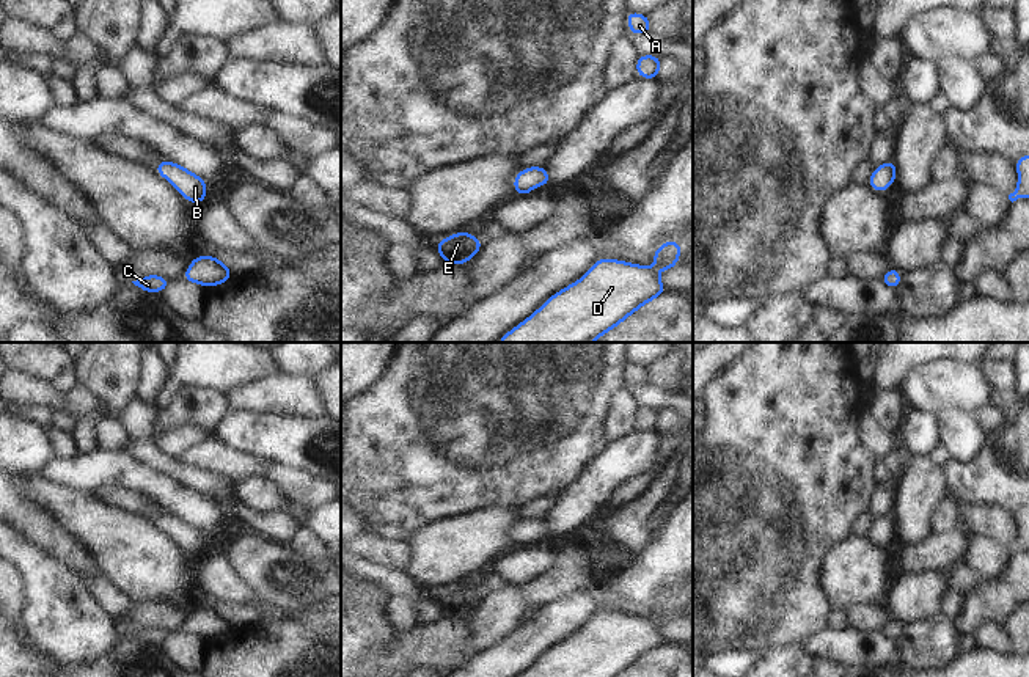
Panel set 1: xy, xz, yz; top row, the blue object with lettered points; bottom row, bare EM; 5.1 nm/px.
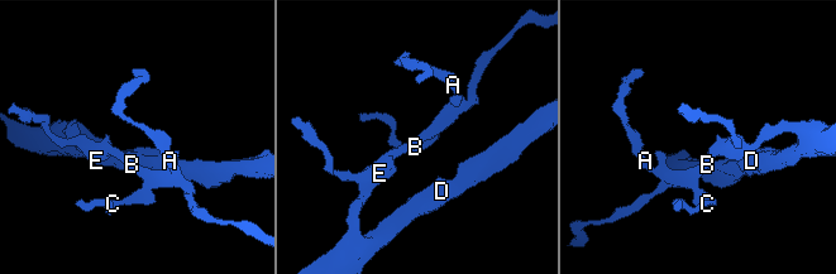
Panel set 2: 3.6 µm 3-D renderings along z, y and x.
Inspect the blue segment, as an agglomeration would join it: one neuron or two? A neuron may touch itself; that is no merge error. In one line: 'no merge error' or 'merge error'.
no merge error

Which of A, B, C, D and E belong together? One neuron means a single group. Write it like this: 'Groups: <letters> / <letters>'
Groups: A B C D E

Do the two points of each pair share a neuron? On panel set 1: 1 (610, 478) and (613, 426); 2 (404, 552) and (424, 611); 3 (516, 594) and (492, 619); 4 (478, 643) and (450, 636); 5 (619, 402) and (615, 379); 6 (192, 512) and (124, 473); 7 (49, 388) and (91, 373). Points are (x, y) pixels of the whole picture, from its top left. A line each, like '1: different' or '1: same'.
1: different
2: different
3: same
4: different
5: different
6: same
7: different

